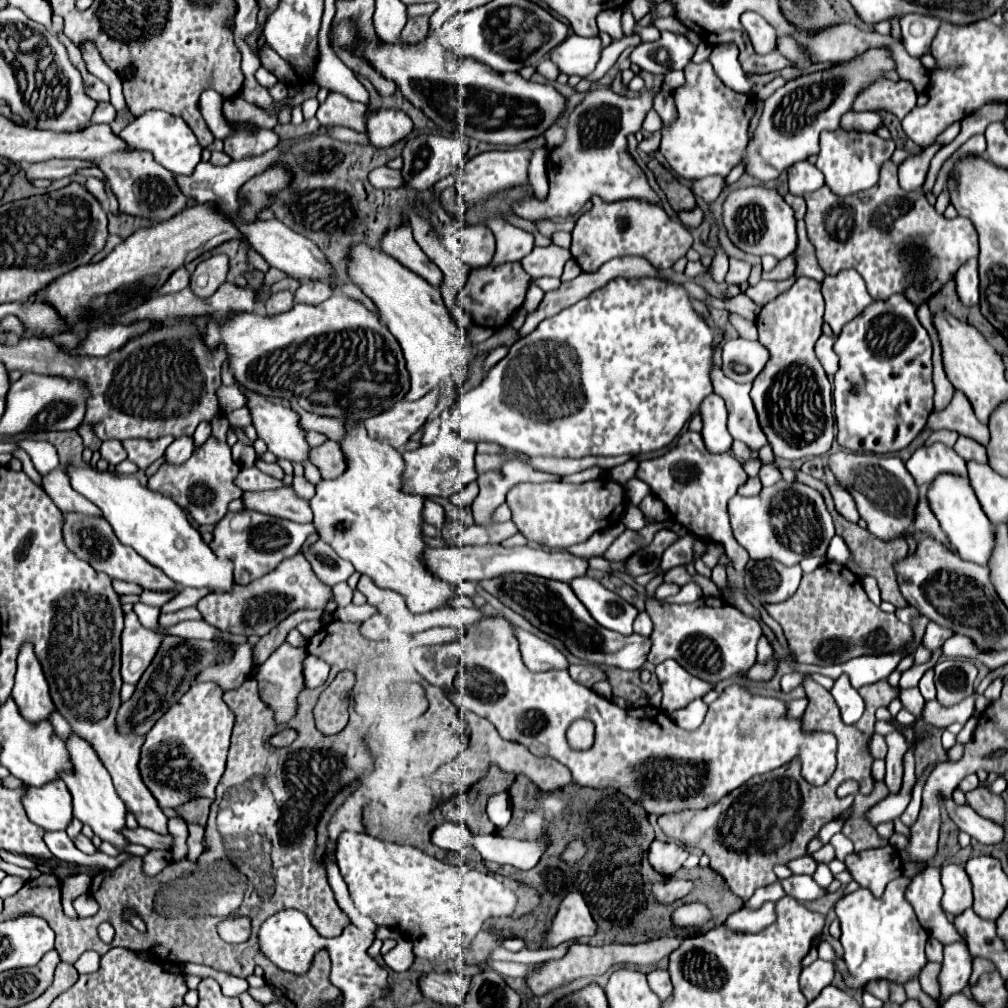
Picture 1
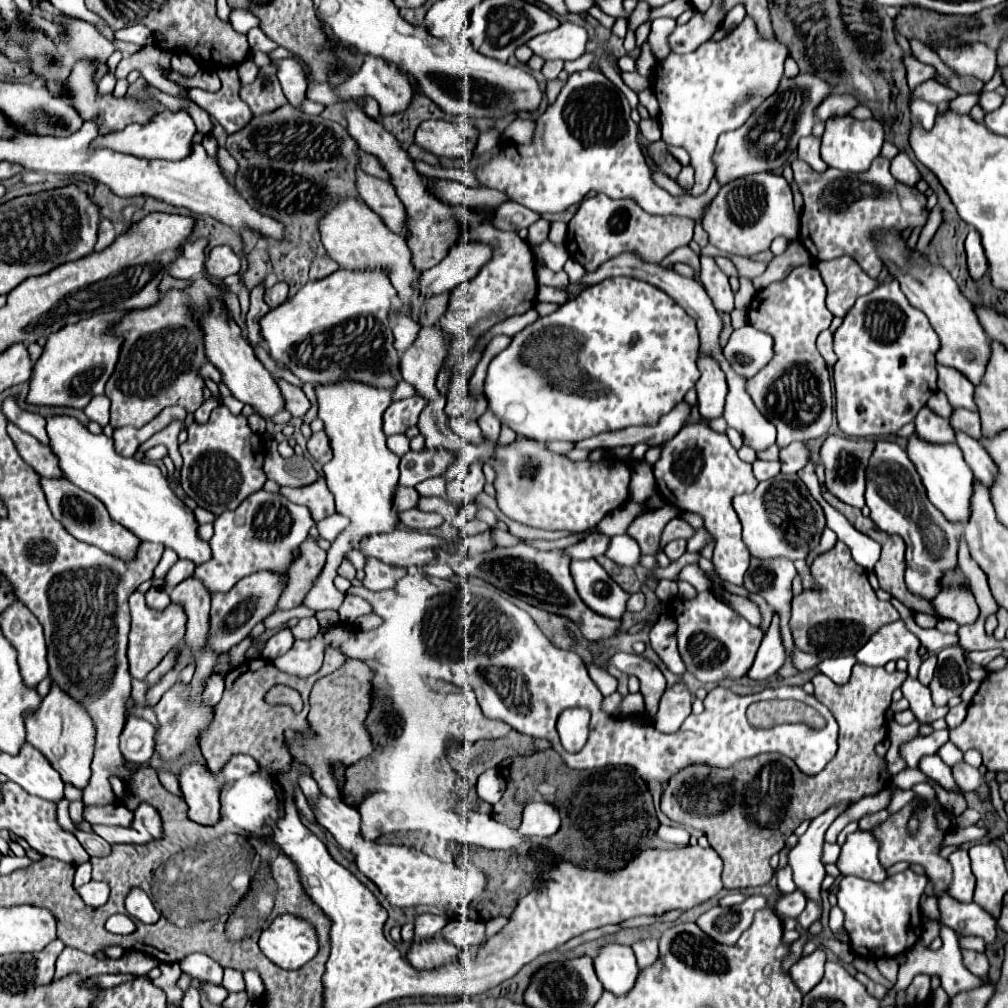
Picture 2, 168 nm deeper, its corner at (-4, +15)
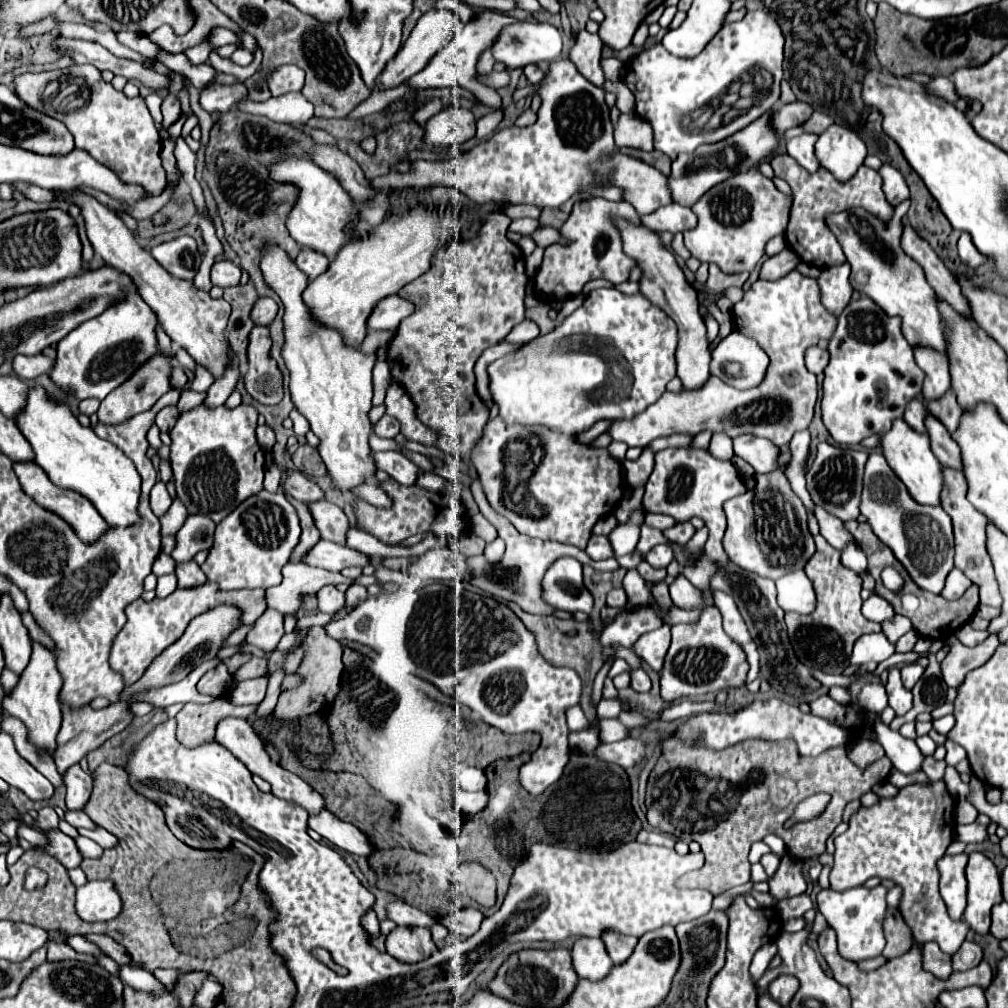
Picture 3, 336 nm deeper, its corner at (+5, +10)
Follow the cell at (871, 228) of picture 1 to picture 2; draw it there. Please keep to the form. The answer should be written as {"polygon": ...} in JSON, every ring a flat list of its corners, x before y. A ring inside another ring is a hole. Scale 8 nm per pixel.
{"polygon":[[876,157,864,173,844,173,832,167,818,173,800,159,792,161,792,171,800,193,804,195,798,241,816,261,850,255,870,277,878,277,882,261,876,255,870,233,874,229,904,231,906,227,922,227,928,219,928,211,924,209,926,197,914,187,898,183,890,173,890,161,884,157]]}

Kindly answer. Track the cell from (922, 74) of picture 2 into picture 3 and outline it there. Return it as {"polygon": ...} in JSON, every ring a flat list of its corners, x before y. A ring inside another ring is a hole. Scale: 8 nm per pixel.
{"polygon":[[933,76,931,82,925,84,925,88,935,98,945,98,951,104,957,100,957,94,955,94,955,88,951,86,951,80,945,76]]}

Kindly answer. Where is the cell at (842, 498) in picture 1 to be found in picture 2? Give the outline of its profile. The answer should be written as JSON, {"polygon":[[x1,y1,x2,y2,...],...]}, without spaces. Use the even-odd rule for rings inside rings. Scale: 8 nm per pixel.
{"polygon":[[828,435,820,449,820,461,824,463,826,487,840,501,862,509,864,507,864,489,866,489,866,467,872,457,874,441,872,439,846,439,838,435]]}

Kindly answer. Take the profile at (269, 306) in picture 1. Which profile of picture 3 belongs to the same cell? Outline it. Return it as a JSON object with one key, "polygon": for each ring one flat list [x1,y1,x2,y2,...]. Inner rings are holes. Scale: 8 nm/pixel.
{"polygon":[[257,298,251,310,251,320,261,326,269,326,277,314,277,304,273,298]]}

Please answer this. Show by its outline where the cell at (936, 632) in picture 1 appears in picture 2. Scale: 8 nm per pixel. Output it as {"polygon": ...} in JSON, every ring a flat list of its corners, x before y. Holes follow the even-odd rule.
{"polygon":[[952,585,952,589,942,589,932,603,936,605,938,615,944,619,954,619,958,625,974,623,980,615,974,595,968,593,968,589,956,589,956,585]]}

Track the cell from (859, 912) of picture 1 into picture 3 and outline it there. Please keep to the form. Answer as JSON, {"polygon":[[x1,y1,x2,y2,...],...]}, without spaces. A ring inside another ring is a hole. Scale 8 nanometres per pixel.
{"polygon":[[885,886,875,888,851,888,845,892,835,892,831,888,821,890,817,894,817,910,827,918,829,926,837,934,839,954,851,962,859,962,865,958,875,958,885,948,885,932,883,920,887,916,887,892]]}

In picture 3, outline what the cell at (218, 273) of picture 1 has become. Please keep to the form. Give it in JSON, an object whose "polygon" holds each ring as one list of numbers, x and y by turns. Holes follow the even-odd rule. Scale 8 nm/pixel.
{"polygon":[[221,260,221,262,215,262,211,266,211,282,213,282,213,286,227,288,227,286,239,284,239,280,241,280,241,270,233,262]]}

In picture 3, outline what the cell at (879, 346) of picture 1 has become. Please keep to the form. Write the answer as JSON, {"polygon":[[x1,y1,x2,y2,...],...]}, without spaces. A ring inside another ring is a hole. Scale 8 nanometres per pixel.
{"polygon":[[861,296,859,300,851,302,841,316,837,318,837,328,829,340,827,346,831,358,825,368,825,380,823,380,823,400,821,400,821,412,823,412,823,424,833,436,833,440,841,446,859,444,863,438,873,434,883,434,891,430,893,420,903,418,903,412,907,404,921,396,923,392,923,370,915,364,913,348,905,340,901,332,901,318,885,314,869,296]]}

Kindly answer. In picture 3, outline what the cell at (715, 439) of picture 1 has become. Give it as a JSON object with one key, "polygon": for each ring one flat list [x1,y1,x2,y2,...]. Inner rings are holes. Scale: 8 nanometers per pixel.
{"polygon":[[619,222,619,230,623,234,623,242,625,242,625,250,627,254,631,254,637,262,639,262,639,268,643,268,643,278,641,278,641,292,645,294,645,298,649,298,655,306,659,306,665,314,669,314,677,328,679,328,679,350,677,350,677,376,681,378,683,382,683,388,685,390,699,390,707,380,709,380,709,364,711,364,711,348,709,348,709,342,707,342,707,328,705,328,705,322,699,314,699,300,697,300,697,290,685,280,683,276,683,270,679,268,675,256,671,250,663,248,661,242,659,242,659,236,653,232,653,230,647,230,645,226,631,226,627,222]]}

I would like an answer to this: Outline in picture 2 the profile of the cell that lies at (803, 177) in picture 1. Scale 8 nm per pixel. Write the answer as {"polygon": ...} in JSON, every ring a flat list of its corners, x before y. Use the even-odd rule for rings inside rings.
{"polygon":[[808,135,798,143,798,157,806,161,814,171,826,171,828,165,824,163,820,155,821,138]]}

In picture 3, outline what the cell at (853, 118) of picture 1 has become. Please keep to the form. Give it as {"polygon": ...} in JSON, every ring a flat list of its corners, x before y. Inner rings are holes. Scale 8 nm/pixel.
{"polygon":[[791,102,791,104,779,104,775,110,775,130,779,130,779,134,783,134,785,130,793,128,793,126,801,126,805,124,811,114,815,110,811,106,807,106,807,102]]}

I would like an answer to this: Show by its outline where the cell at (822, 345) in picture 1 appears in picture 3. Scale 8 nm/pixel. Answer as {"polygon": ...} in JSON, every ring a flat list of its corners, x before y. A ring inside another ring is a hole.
{"polygon":[[811,346,807,352,805,352,805,364,807,364,807,370,813,372,813,374,821,374,827,366,827,360,829,360,829,352,819,348,819,346]]}

